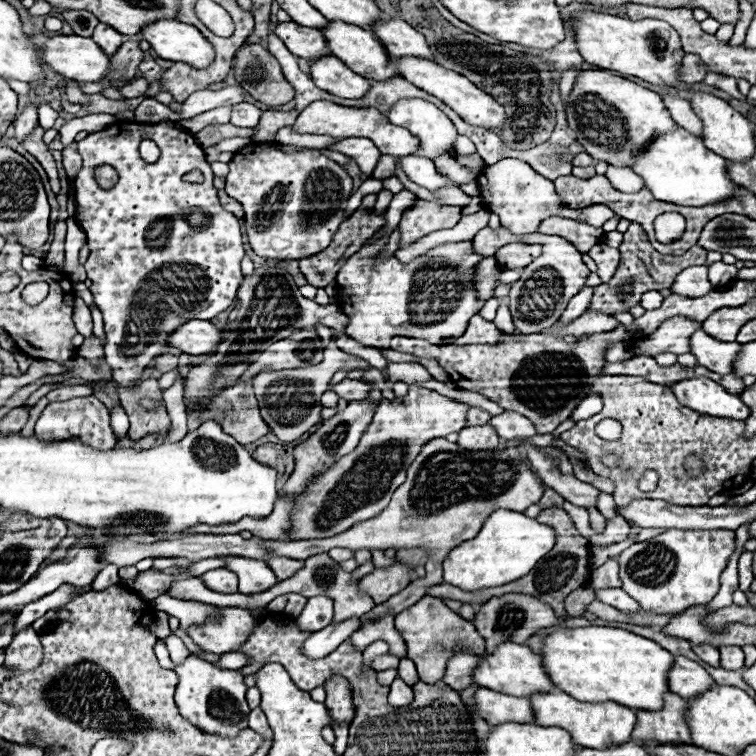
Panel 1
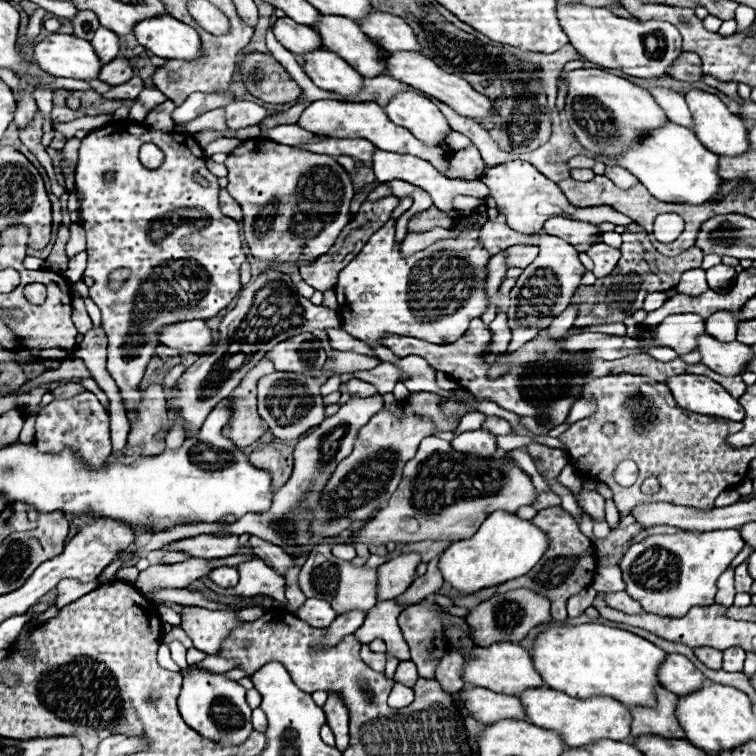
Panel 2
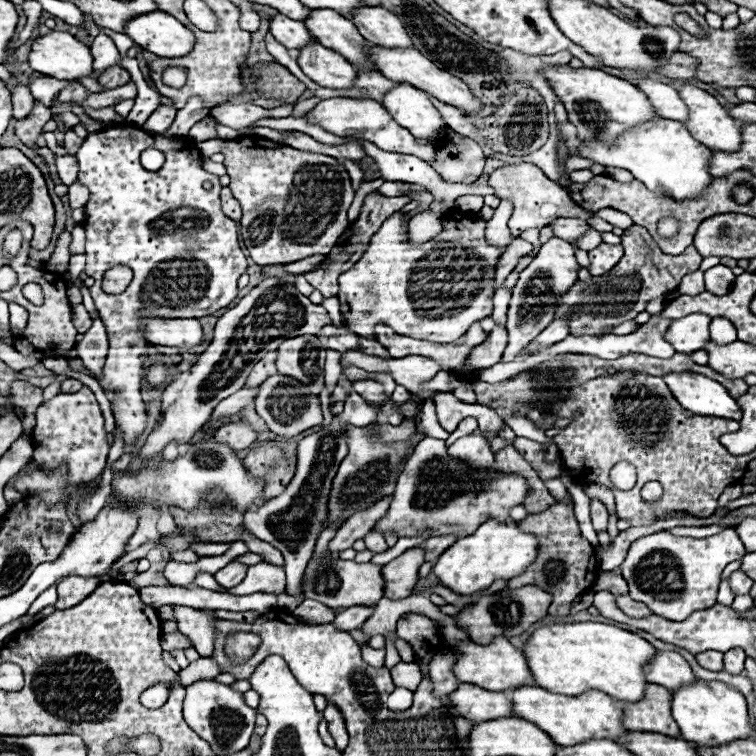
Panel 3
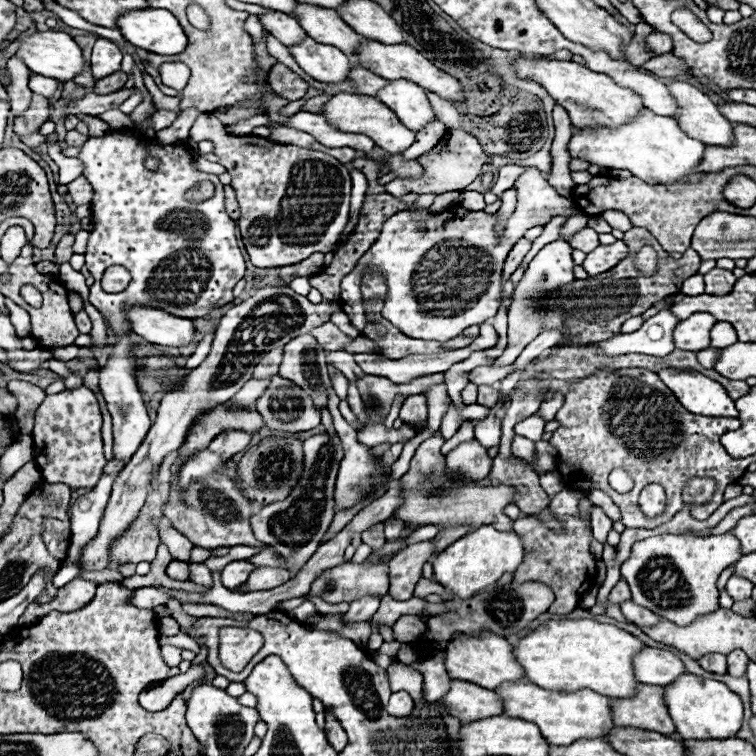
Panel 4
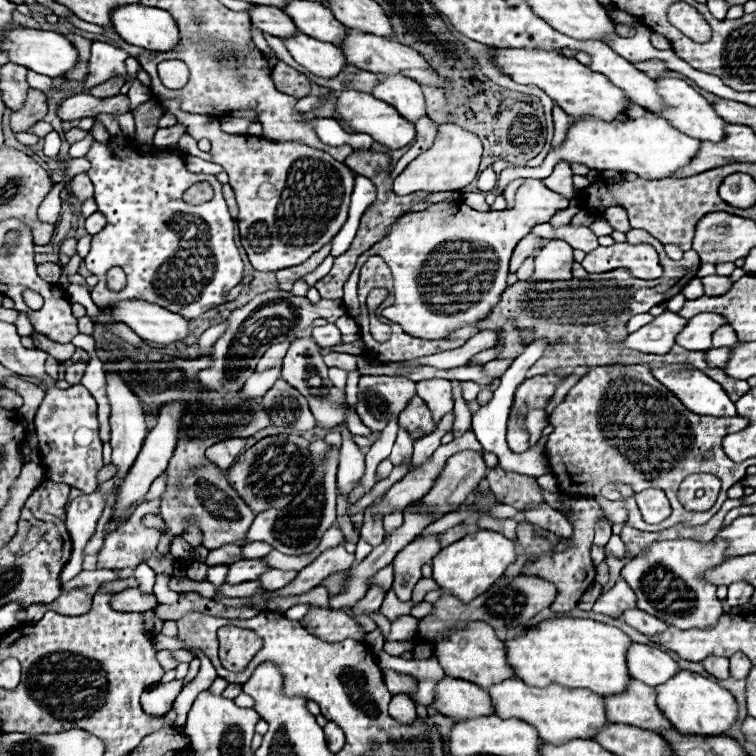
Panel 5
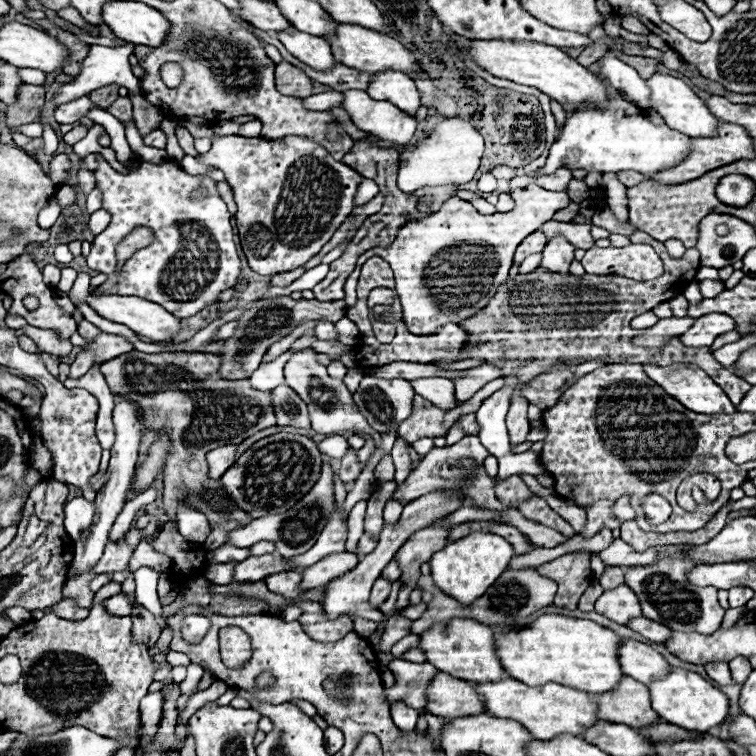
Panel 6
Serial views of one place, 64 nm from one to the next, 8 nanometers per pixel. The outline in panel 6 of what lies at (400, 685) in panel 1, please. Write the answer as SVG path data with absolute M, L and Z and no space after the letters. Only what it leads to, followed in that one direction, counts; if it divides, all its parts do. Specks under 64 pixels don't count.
M394 704L390 712L392 712L392 720L398 726L398 730L404 730L404 732L414 730L416 720L418 720L418 714L420 714L418 710L412 710L412 708L402 706L402 704Z

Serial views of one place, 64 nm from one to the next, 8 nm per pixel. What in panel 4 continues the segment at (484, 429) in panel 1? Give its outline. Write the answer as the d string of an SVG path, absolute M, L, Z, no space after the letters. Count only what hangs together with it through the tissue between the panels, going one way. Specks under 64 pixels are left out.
M478 440L472 442L464 442L460 444L456 450L446 454L446 466L460 478L460 482L470 484L470 482L478 482L482 478L488 476L492 460L488 458L488 452L484 446L480 446Z

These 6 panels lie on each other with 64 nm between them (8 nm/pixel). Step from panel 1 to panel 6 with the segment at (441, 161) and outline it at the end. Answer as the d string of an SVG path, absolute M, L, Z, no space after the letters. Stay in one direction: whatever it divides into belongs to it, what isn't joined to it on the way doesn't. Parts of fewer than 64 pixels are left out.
M346 90L344 110L360 130L394 144L408 144L418 124L416 116L398 110L390 102L374 102L366 90Z

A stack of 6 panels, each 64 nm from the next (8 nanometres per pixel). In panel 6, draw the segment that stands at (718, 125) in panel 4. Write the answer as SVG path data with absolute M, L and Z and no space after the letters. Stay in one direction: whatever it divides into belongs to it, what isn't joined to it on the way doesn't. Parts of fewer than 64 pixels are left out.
M656 72L646 82L648 82L648 88L650 88L652 108L664 118L664 122L672 130L680 130L680 132L684 132L690 138L702 138L702 136L716 134L716 122L718 122L718 118L710 114L710 110L706 108L704 100L700 100L682 80Z

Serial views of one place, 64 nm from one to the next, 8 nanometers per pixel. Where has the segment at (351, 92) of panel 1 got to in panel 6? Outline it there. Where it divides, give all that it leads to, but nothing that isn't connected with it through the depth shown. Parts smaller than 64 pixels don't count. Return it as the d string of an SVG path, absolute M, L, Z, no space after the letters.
M288 26L286 30L280 30L274 36L286 46L286 50L294 58L310 64L316 70L330 70L332 66L336 66L330 44L320 36L300 32L294 26Z

